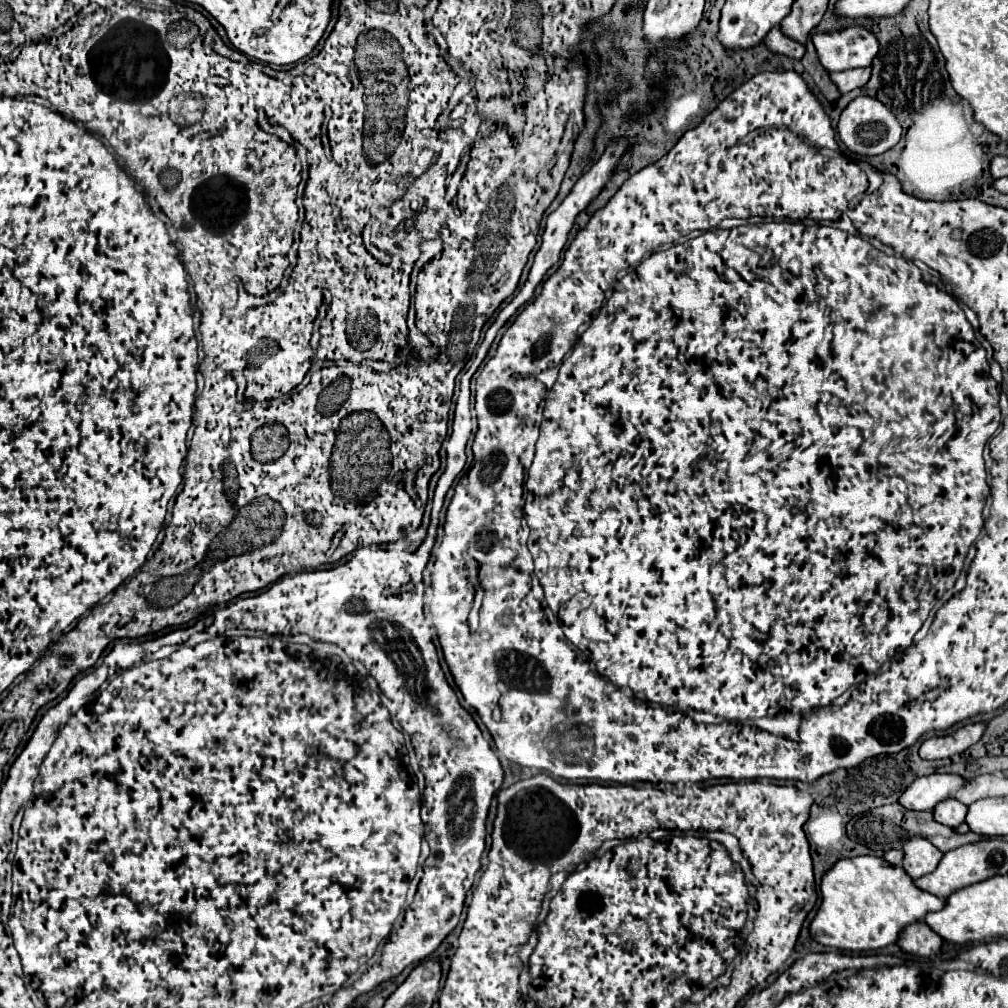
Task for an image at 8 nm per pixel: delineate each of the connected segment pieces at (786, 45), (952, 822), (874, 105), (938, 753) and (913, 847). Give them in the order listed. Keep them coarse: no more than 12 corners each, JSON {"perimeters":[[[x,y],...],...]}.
{"perimeters":[[[780,26],[766,34],[770,50],[802,58],[804,44],[784,36]],[[954,798],[934,808],[934,820],[956,828],[968,808]],[[858,96],[838,134],[850,152],[884,154],[902,126],[882,102]],[[966,724],[952,734],[926,738],[920,758],[960,754],[982,738],[986,724]],[[910,838],[902,868],[910,878],[936,870],[942,852],[926,838]]]}

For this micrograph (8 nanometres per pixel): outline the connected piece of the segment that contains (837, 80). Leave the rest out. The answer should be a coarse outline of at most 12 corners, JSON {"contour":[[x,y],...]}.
{"contour":[[870,68],[834,72],[832,80],[842,94],[862,88]]}

